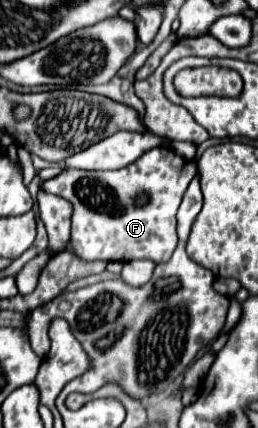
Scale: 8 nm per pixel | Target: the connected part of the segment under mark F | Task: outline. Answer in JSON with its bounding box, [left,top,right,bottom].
[41,145,195,263]

